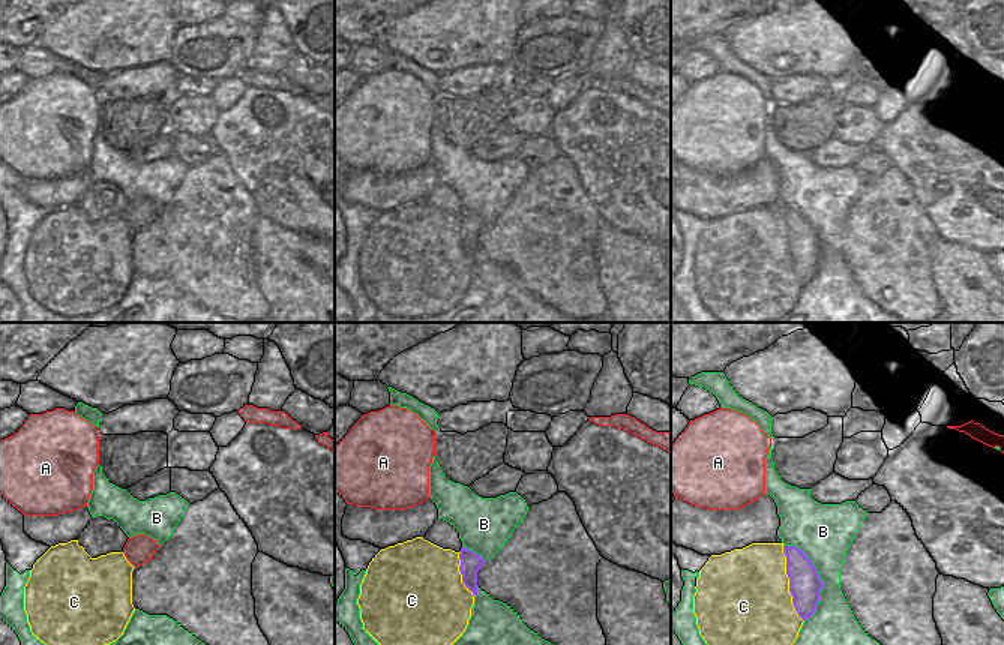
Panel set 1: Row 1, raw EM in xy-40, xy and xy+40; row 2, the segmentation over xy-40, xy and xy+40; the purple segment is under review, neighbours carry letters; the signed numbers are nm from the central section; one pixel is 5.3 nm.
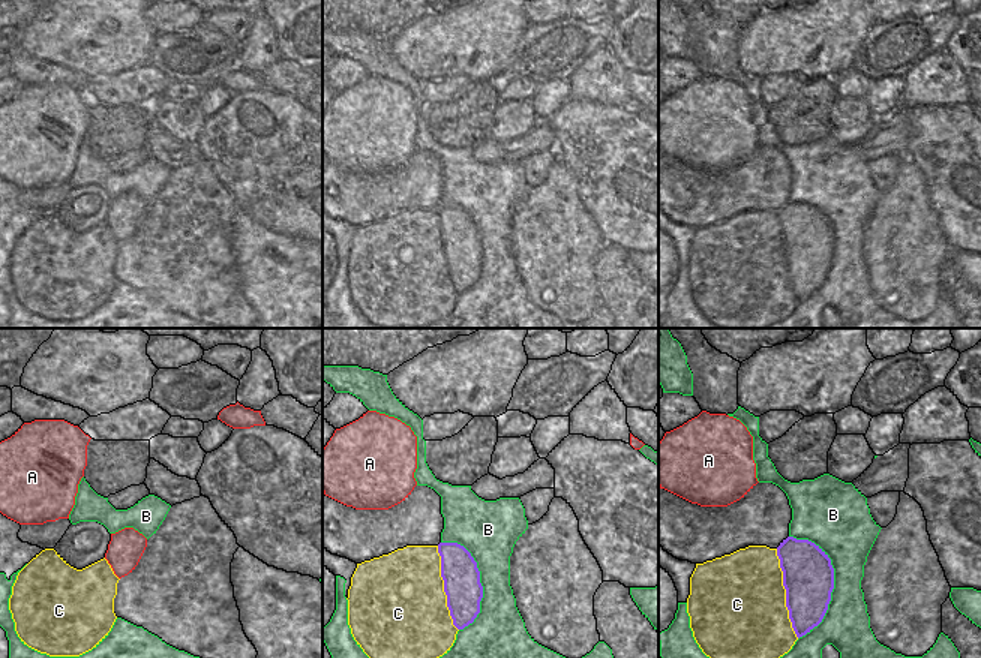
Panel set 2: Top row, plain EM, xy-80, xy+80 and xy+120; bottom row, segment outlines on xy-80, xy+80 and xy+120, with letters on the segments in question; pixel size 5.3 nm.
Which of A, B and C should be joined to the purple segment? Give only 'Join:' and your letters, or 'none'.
Join: none

